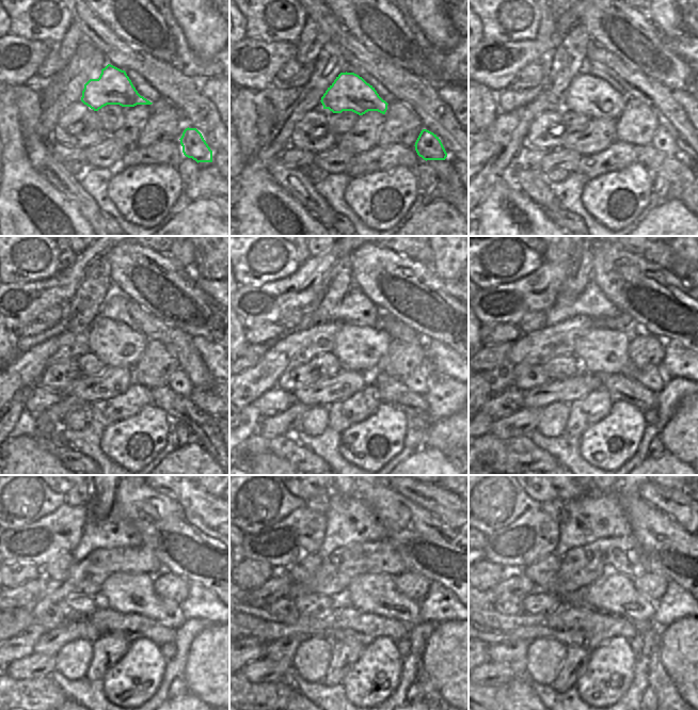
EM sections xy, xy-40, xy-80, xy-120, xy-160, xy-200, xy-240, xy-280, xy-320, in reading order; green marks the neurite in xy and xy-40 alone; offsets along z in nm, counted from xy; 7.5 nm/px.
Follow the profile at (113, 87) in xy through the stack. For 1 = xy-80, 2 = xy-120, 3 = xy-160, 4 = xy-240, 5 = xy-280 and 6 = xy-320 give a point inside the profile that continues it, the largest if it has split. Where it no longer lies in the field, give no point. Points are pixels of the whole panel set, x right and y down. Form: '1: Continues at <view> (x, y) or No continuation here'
1: Continues at xy-80 (591, 96)
2: Continues at xy-120 (116, 345)
3: Continues at xy-160 (362, 349)
4: Continues at xy-240 (126, 593)
5: Continues at xy-280 (376, 594)
6: Continues at xy-320 (615, 594).

